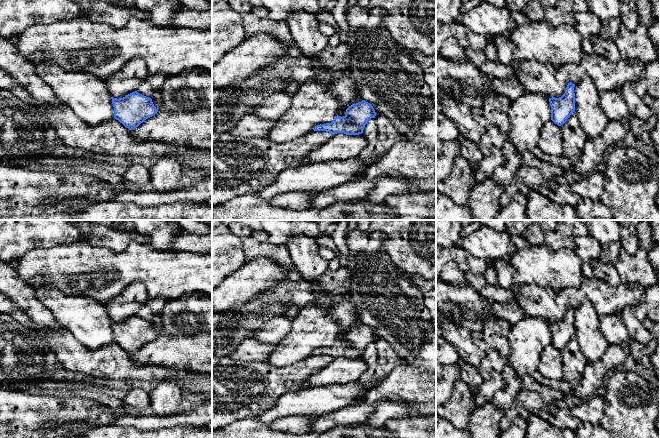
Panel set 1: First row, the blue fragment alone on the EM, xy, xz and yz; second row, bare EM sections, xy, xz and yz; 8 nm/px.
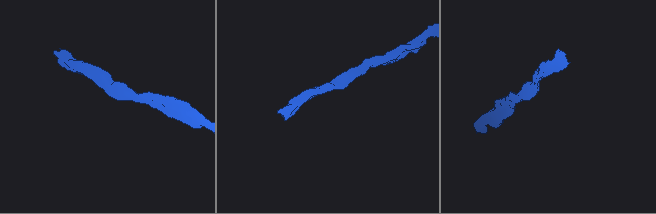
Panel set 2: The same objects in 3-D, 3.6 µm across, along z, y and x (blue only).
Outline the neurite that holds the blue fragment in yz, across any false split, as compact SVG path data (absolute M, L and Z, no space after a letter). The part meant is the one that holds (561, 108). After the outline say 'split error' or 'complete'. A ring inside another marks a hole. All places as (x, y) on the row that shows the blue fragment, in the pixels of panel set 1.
M568 83L565 93L559 98L549 98L551 106L551 120L561 126L570 115L575 112L575 84Z; complete

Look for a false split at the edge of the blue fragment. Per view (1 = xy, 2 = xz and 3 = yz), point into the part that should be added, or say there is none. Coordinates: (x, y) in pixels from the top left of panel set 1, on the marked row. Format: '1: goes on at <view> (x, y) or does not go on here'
1: does not go on here
2: does not go on here
3: does not go on here

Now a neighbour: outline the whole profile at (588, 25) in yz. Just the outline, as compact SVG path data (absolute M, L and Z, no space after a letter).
M590 11L584 13L574 13L575 28L579 31L583 39L591 39L599 35L602 22Z

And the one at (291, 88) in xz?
M285 82L284 93L286 93L287 95L290 95L290 96L293 96L298 92L300 86L301 86L301 84L298 84L295 82Z

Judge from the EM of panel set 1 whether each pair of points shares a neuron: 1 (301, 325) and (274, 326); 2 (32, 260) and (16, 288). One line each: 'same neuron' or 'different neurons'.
1: different neurons
2: different neurons

